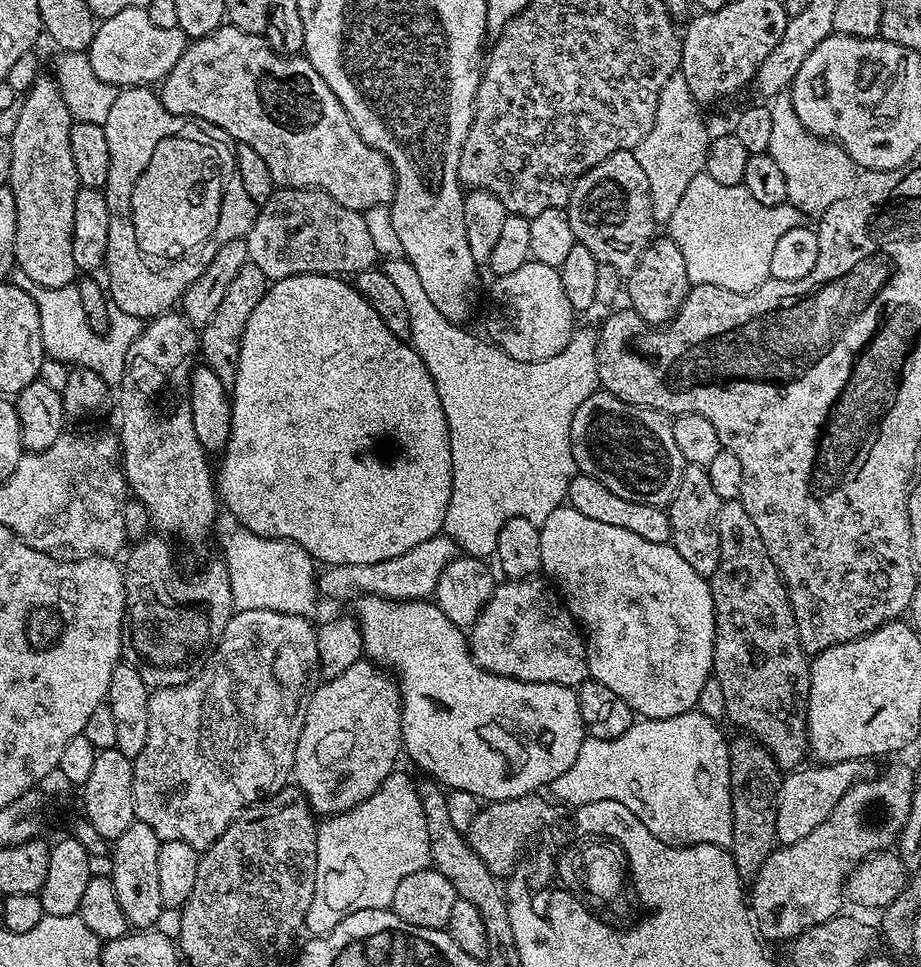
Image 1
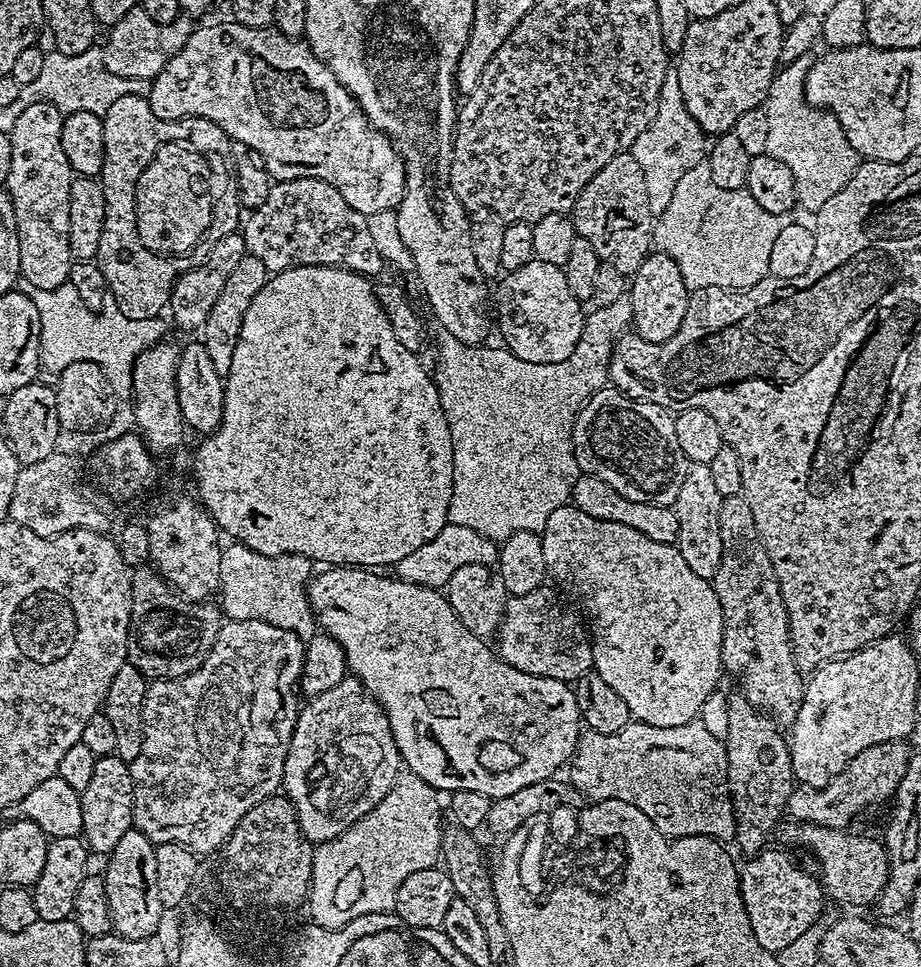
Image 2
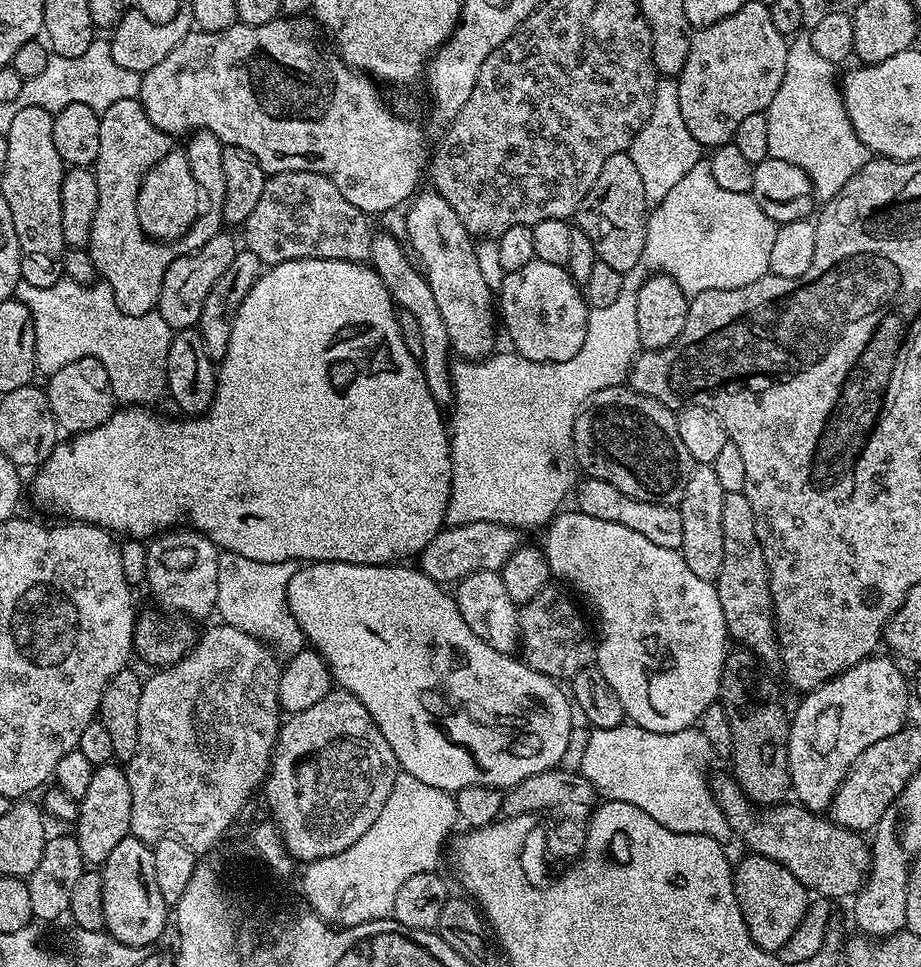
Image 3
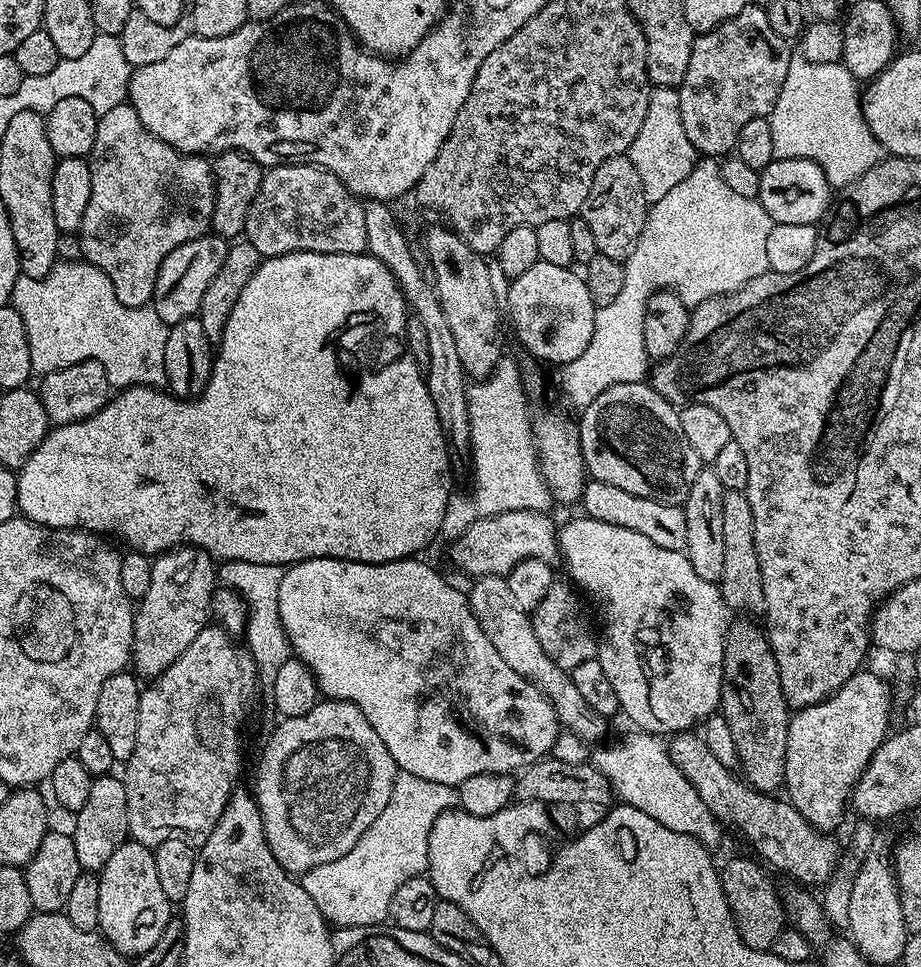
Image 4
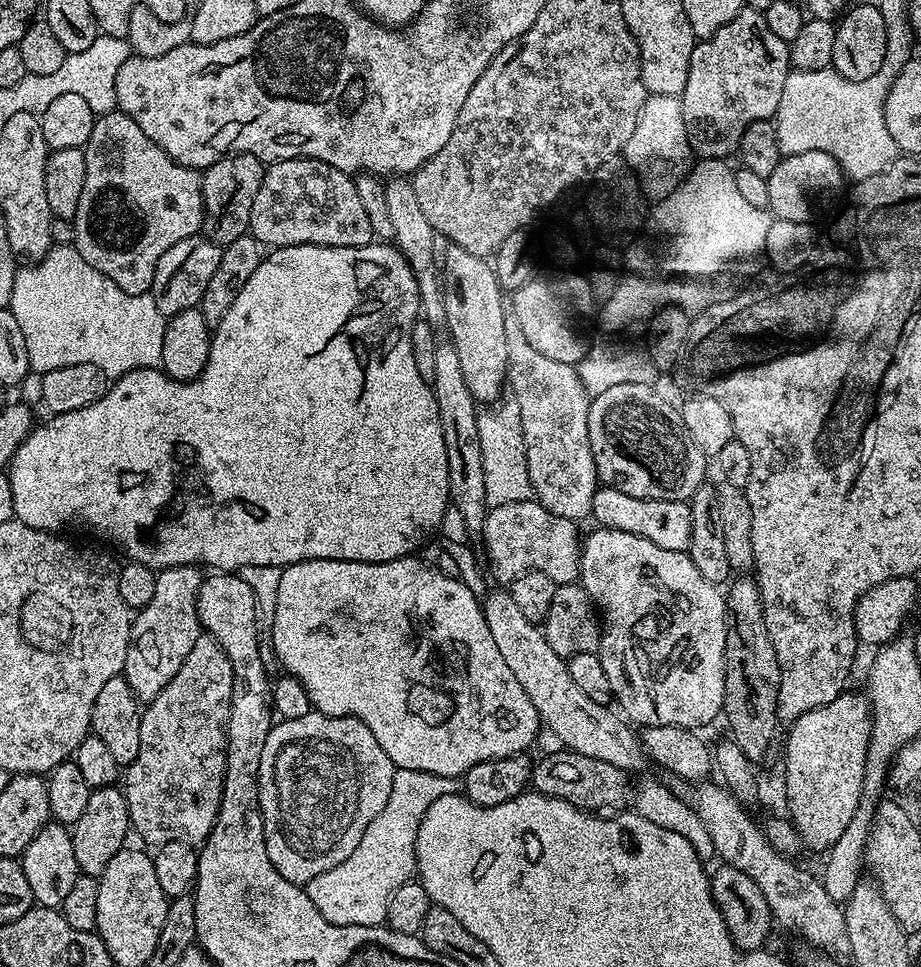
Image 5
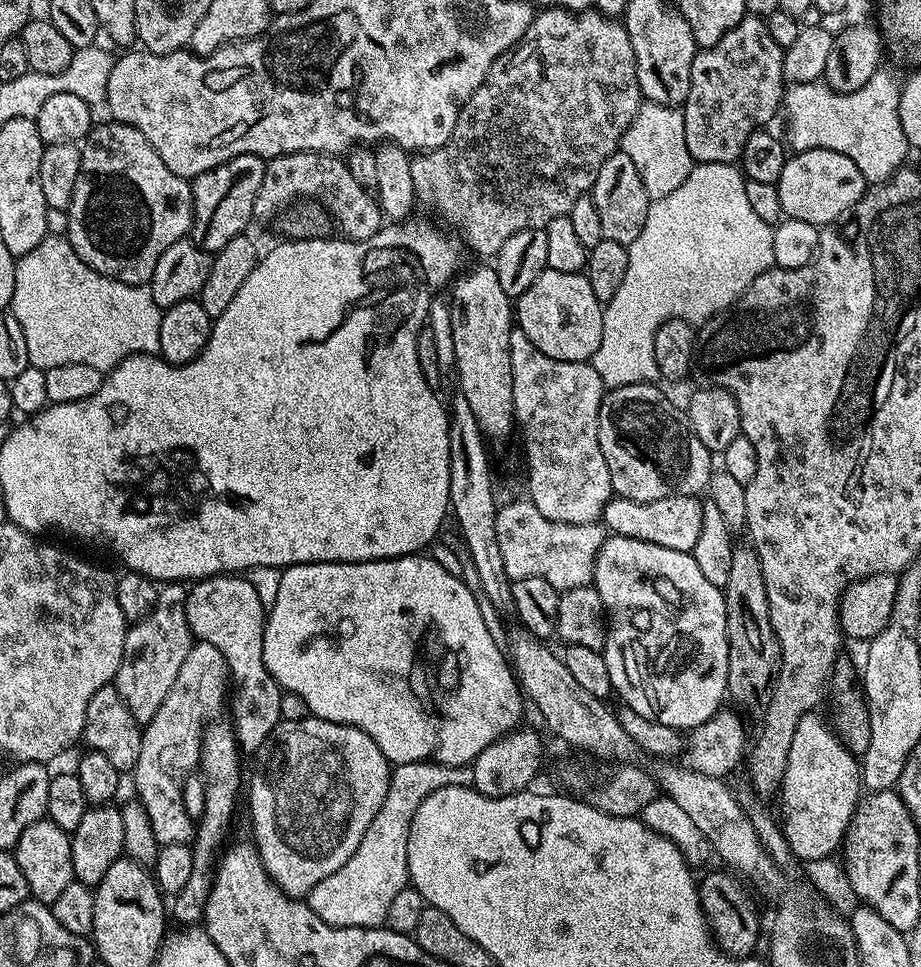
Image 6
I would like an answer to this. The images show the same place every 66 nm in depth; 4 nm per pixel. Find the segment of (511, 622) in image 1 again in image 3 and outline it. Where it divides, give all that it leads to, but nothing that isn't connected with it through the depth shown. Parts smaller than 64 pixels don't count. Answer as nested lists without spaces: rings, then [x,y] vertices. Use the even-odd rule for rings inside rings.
[[[556,586],[543,588],[520,608],[520,644],[522,659],[528,667],[551,676],[557,682],[568,682],[578,670],[593,667],[597,641],[588,633],[588,624],[580,612],[559,592]]]

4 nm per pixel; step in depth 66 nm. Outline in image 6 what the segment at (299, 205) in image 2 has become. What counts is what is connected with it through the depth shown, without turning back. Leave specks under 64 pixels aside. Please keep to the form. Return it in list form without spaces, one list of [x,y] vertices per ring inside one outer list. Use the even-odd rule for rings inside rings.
[[[295,152],[271,157],[264,165],[262,186],[258,190],[258,198],[254,198],[252,215],[257,221],[275,221],[301,198],[323,204],[339,235],[349,240],[374,238],[374,234],[378,234],[386,224],[377,197],[364,188],[354,174],[350,174],[347,159],[331,152]]]

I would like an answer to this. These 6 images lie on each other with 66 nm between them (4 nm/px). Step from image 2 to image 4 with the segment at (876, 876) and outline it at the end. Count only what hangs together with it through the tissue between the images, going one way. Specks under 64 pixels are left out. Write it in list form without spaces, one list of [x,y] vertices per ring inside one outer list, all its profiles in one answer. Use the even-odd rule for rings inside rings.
[[[699,731],[677,732],[667,741],[668,756],[686,774],[694,790],[706,802],[709,810],[721,823],[733,824],[748,839],[748,844],[757,852],[765,865],[785,872],[797,885],[824,886],[837,868],[842,855],[842,848],[836,845],[835,835],[815,828],[787,799],[759,792],[757,788],[745,782],[733,769],[722,766],[714,753],[707,748],[703,735]]]

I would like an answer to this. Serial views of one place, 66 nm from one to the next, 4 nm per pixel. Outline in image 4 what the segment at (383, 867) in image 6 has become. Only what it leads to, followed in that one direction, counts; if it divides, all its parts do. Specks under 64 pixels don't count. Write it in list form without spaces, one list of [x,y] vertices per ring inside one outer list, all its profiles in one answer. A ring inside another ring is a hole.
[[[397,771],[386,810],[382,810],[382,814],[370,822],[370,830],[358,838],[354,850],[350,850],[350,854],[342,854],[342,858],[334,858],[334,862],[326,862],[326,866],[314,866],[314,870],[303,873],[302,883],[306,894],[314,898],[314,906],[318,906],[324,919],[337,928],[385,923],[389,919],[390,898],[394,898],[398,886],[428,871],[428,835],[434,822],[443,812],[453,811],[459,803],[460,793],[453,785],[430,782],[430,778],[418,778],[418,774]]]

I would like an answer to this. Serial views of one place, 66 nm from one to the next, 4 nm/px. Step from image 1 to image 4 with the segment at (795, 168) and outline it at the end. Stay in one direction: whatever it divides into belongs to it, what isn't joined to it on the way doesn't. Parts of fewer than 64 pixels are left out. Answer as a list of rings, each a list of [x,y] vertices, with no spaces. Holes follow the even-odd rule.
[[[803,58],[792,59],[790,70],[786,70],[786,82],[782,82],[782,90],[778,94],[778,102],[774,102],[772,107],[770,130],[774,134],[776,159],[813,160],[822,166],[833,189],[842,190],[885,159],[886,153],[864,121],[861,93],[844,92],[845,77],[832,76],[832,72],[834,68],[830,64],[811,64]]]

